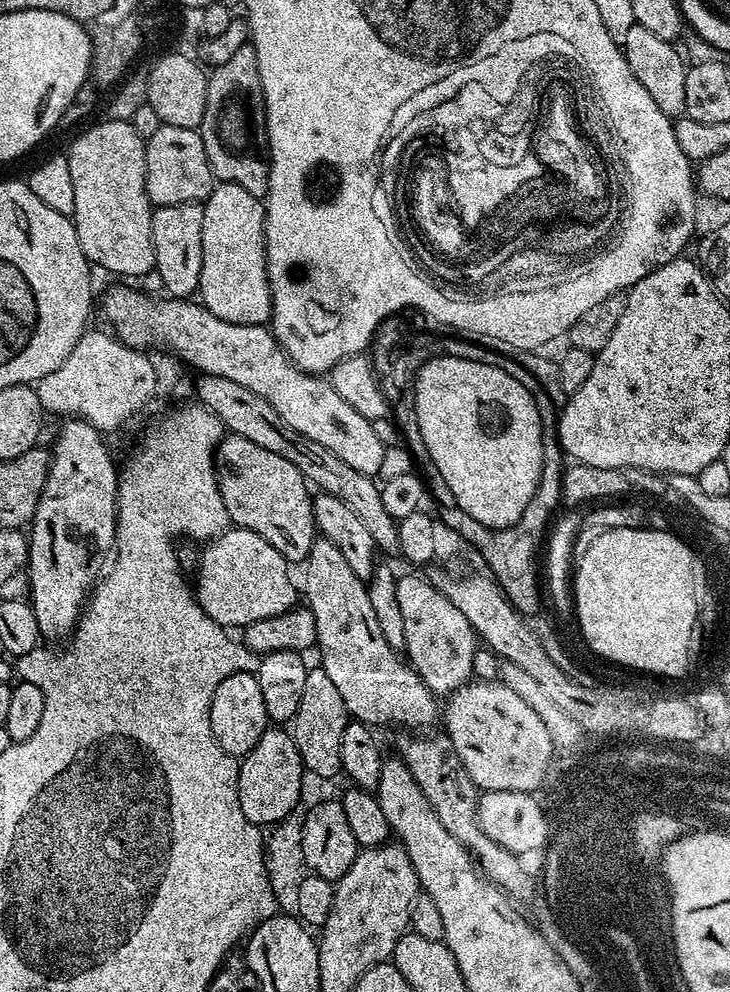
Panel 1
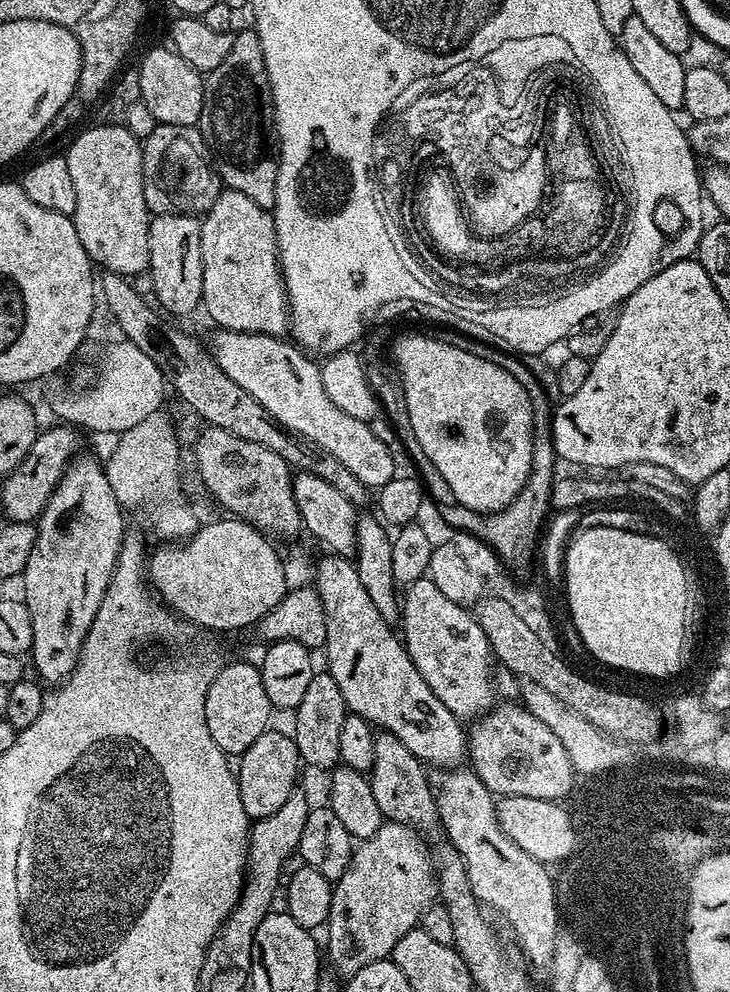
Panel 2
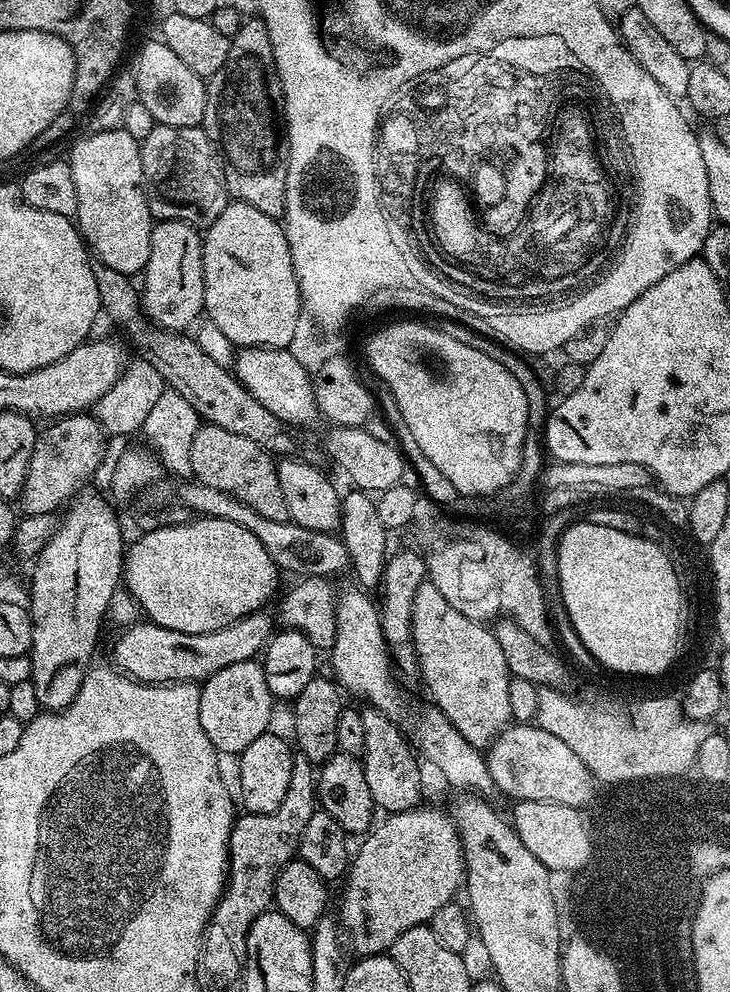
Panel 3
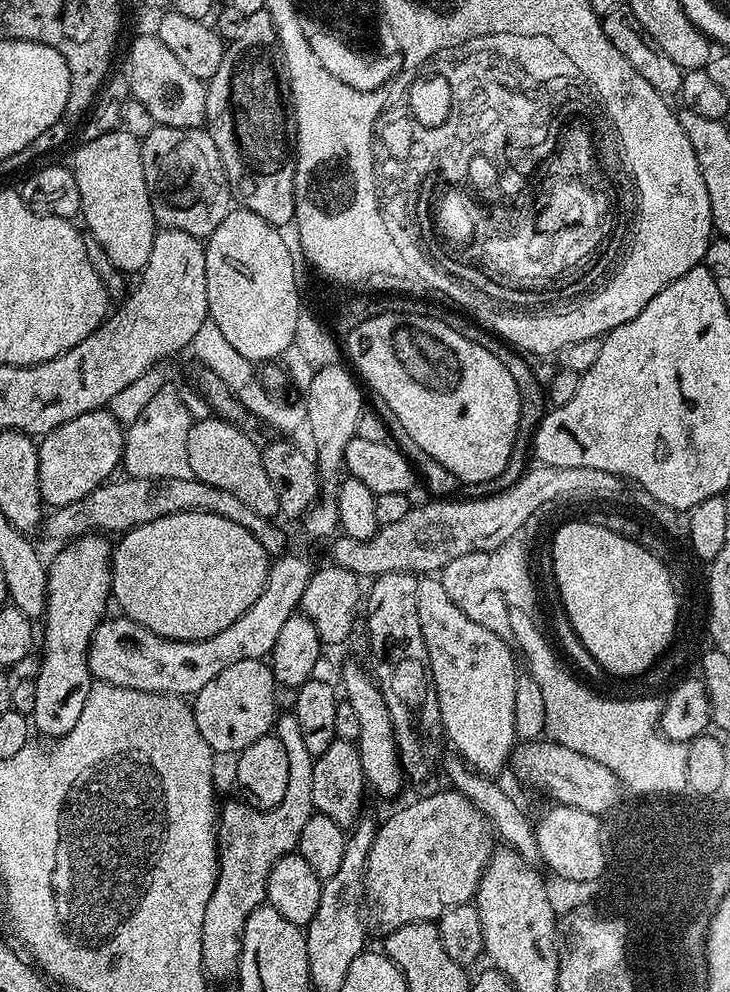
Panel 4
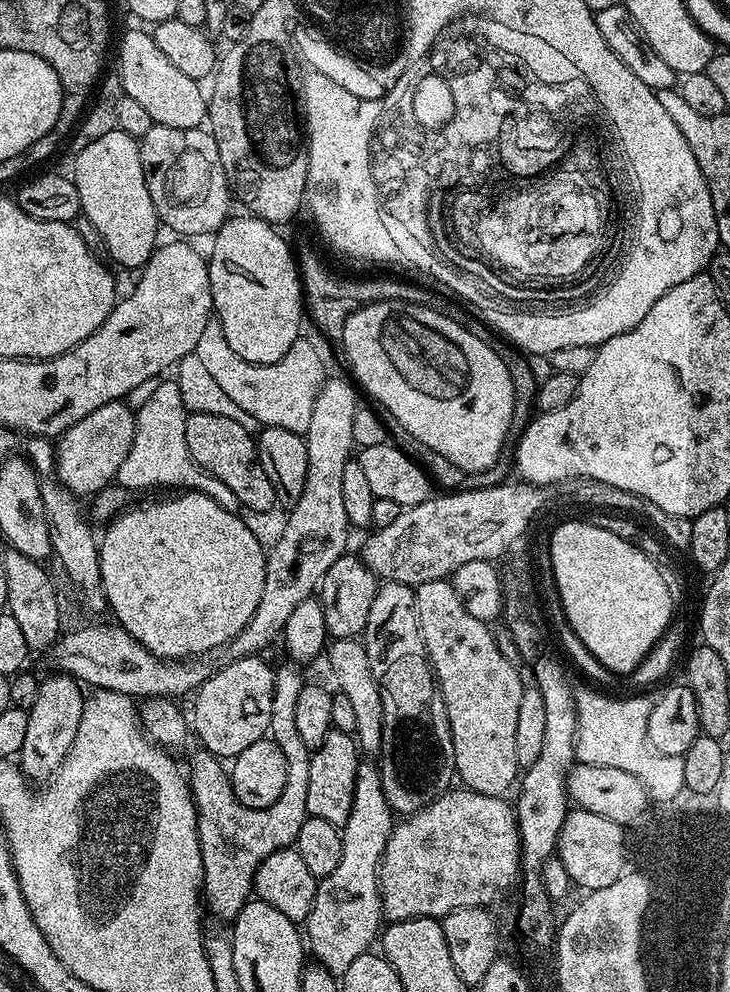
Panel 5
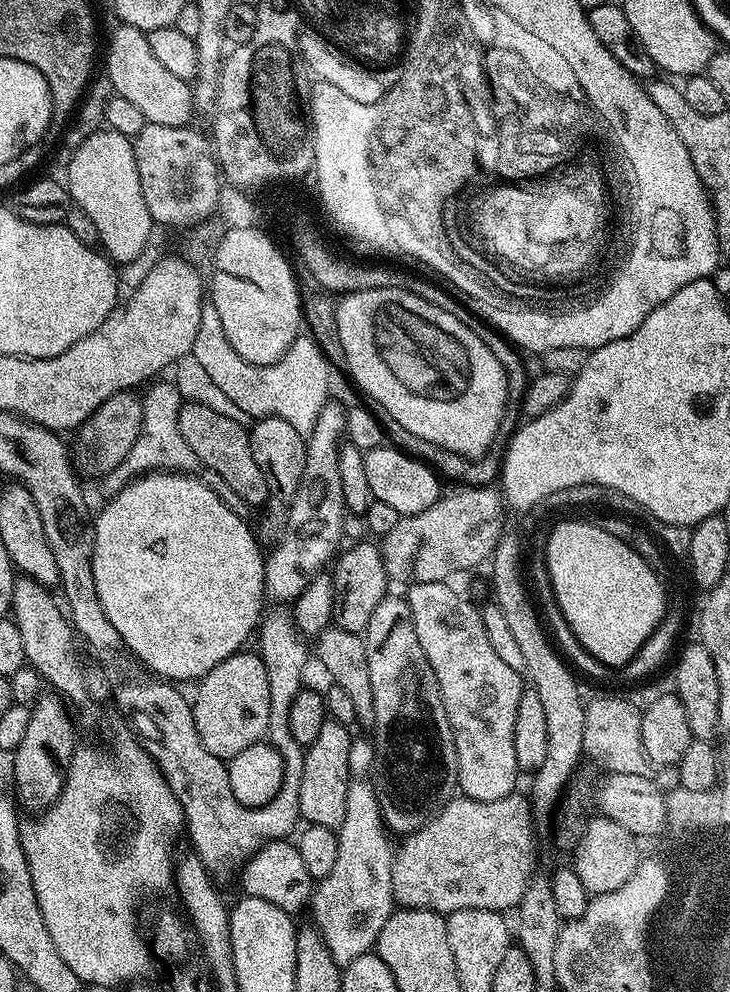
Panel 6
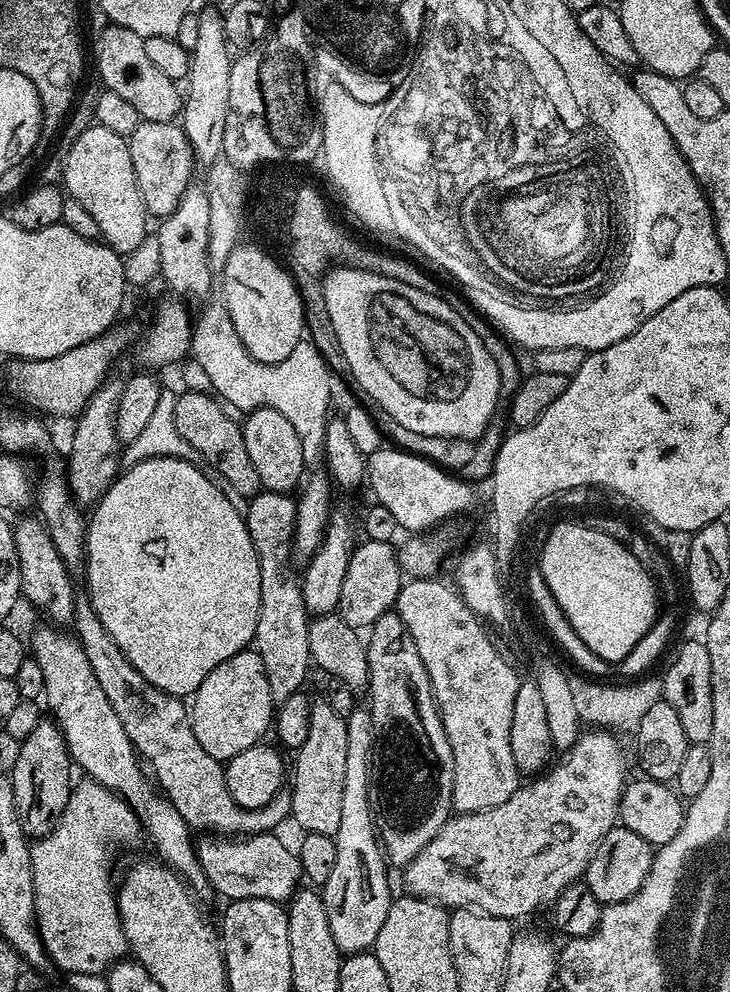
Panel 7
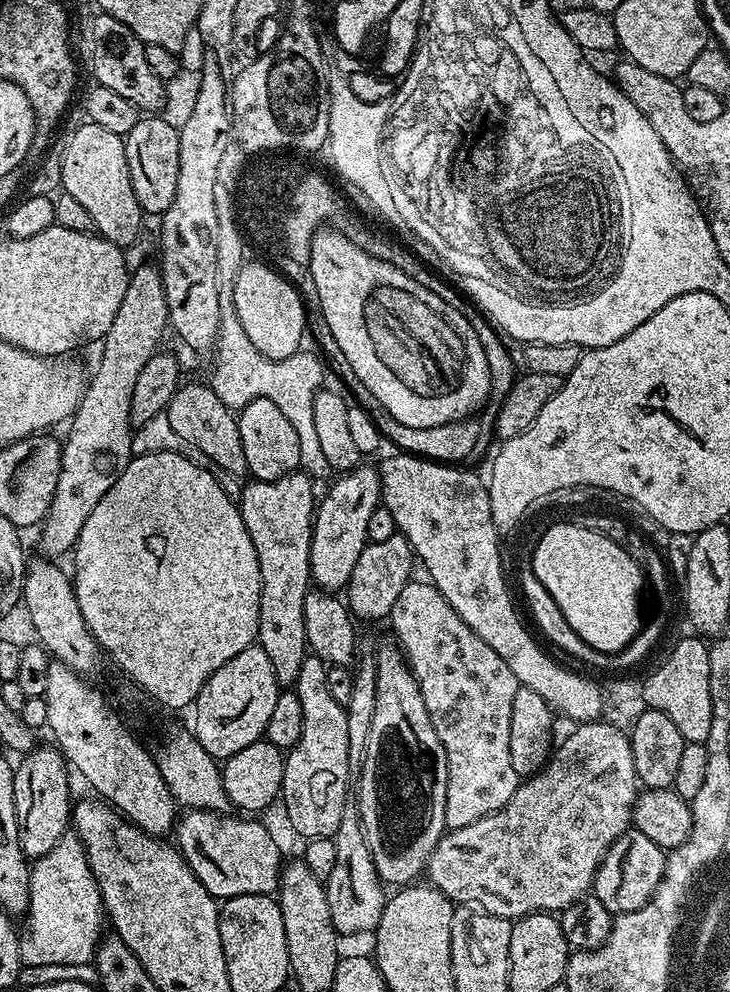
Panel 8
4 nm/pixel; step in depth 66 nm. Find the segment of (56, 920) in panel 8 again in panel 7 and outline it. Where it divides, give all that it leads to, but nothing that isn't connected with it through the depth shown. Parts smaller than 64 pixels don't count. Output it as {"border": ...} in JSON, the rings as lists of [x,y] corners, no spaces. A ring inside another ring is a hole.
{"border":[[[84,778],[81,781],[68,795],[64,813],[60,815],[52,831],[39,837],[31,845],[36,923],[45,951],[58,967],[65,968],[68,972],[103,973],[129,951],[128,940],[120,925],[114,880],[112,884],[112,864],[108,861],[108,847],[111,844],[134,843],[136,839],[141,839],[142,829],[134,810],[126,800],[109,788],[103,788],[95,780]]]}

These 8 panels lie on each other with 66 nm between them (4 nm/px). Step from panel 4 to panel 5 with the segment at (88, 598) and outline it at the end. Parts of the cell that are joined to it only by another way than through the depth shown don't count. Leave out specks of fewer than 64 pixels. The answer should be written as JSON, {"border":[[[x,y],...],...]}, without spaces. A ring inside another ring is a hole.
{"border":[[[68,674],[56,675],[58,676],[43,677],[40,680],[38,698],[34,698],[34,706],[27,709],[26,739],[22,741],[18,763],[21,772],[32,782],[37,782],[36,780],[47,782],[55,776],[70,746],[74,746],[74,738],[78,734],[78,722],[82,722],[85,689]]]}

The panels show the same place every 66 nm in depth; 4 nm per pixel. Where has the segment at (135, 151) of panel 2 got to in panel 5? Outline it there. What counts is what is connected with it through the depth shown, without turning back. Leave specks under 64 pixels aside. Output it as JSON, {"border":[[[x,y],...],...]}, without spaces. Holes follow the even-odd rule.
{"border":[[[119,130],[103,134],[102,138],[95,139],[76,154],[74,161],[76,165],[70,169],[70,175],[78,190],[81,213],[94,224],[99,234],[102,234],[102,242],[105,243],[104,251],[108,256],[112,255],[111,263],[121,264],[122,267],[133,268],[133,270],[143,268],[144,263],[151,258],[158,247],[156,231],[161,231],[162,225],[154,210],[154,202],[150,202],[150,190],[146,190],[146,178],[142,170],[137,137]]]}

